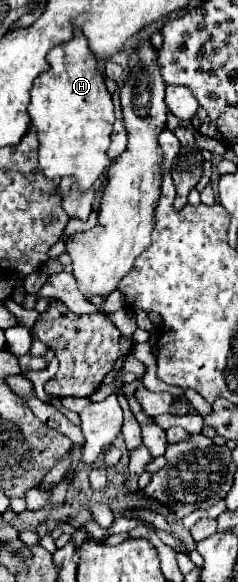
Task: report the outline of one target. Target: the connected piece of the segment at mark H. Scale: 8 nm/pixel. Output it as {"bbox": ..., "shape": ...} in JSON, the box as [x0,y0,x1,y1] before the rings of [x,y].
{"bbox":[29,31,115,193],"shape":[[[75,31],[75,37],[67,43],[53,47],[47,61],[51,67],[35,79],[29,103],[31,127],[37,131],[39,139],[39,167],[51,181],[75,177],[83,193],[91,189],[111,165],[107,149],[115,121],[113,101],[81,31]]]}

